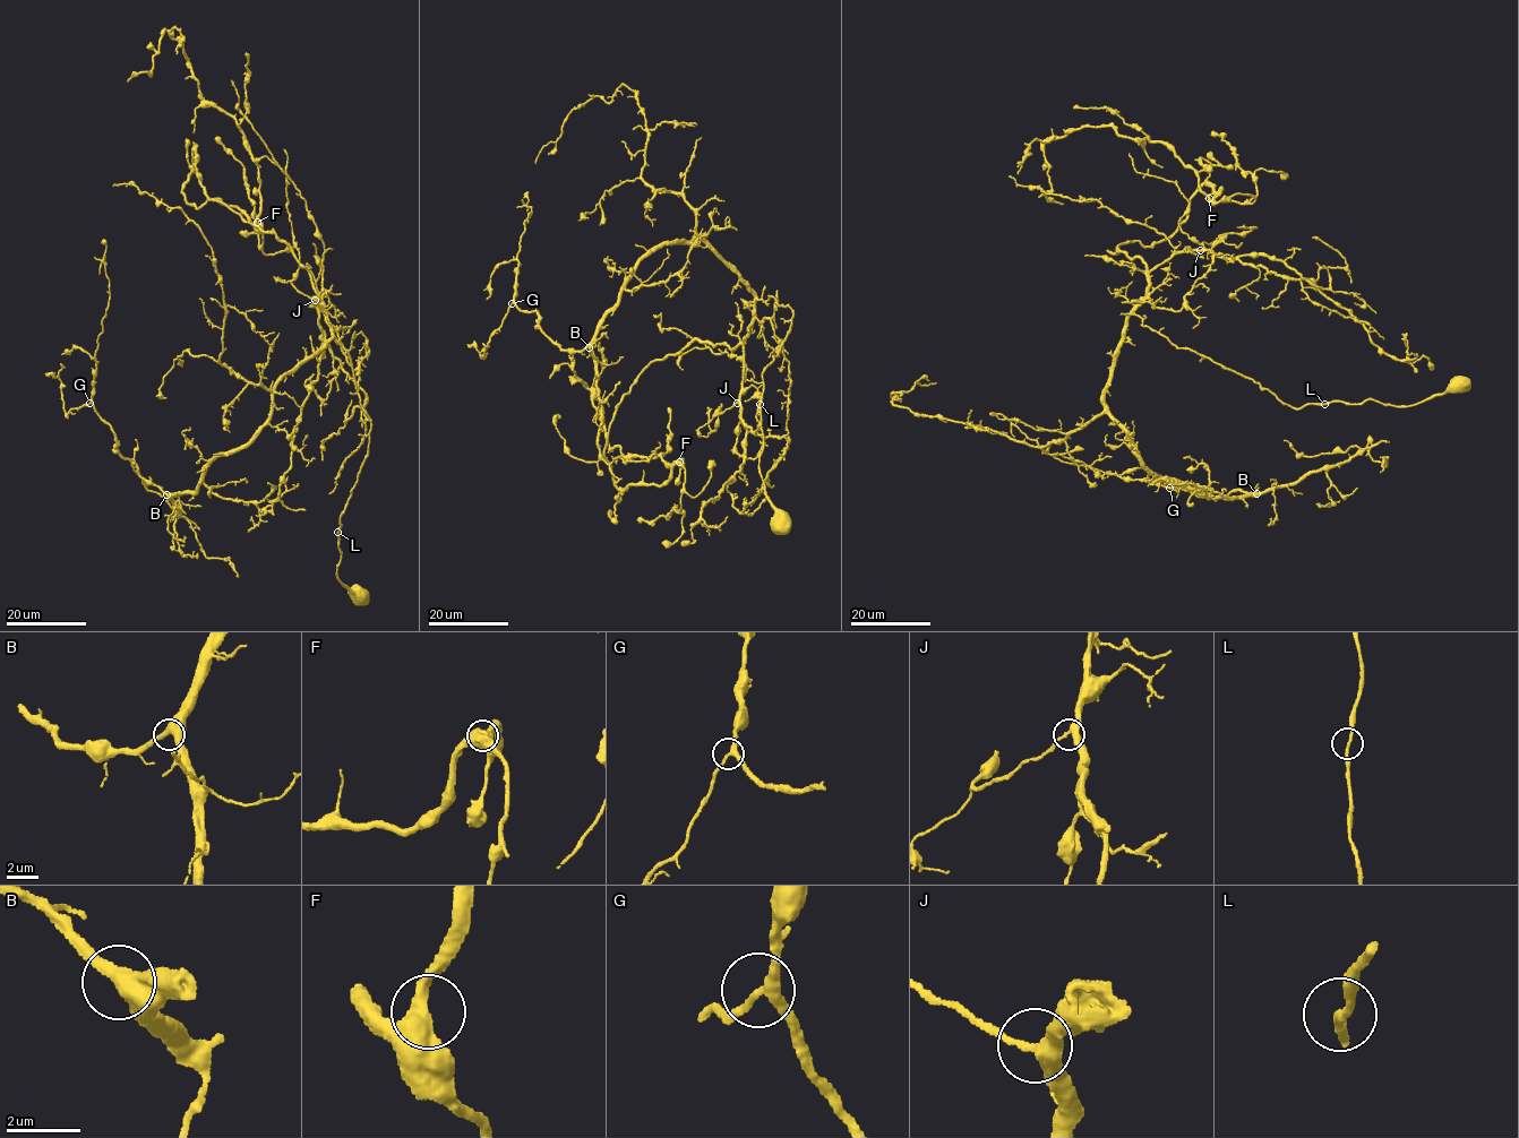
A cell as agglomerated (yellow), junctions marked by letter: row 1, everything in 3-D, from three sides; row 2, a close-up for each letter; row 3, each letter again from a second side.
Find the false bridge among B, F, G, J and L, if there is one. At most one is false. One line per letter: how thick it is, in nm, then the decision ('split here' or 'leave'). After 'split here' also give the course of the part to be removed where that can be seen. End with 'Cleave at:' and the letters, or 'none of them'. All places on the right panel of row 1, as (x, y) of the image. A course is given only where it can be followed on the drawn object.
B: calibre 480 nm; leave
F: calibre 480 nm; leave
G: calibre 280 nm; leave
J: calibre 360 nm; leave
L: calibre 190 nm; leave
Cleave at: none of them

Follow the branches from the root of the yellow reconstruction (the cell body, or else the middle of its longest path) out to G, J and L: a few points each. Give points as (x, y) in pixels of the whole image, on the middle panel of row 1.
G: (783, 526), (760, 470), (761, 404), (790, 307), (757, 298), (695, 236), (638, 261), (580, 351), (512, 303)
J: (783, 526), (760, 470), (762, 372), (778, 354), (792, 316), (774, 298), (755, 302), (737, 403)
L: (783, 526), (784, 522), (766, 493), (760, 470), (763, 448), (761, 404)

